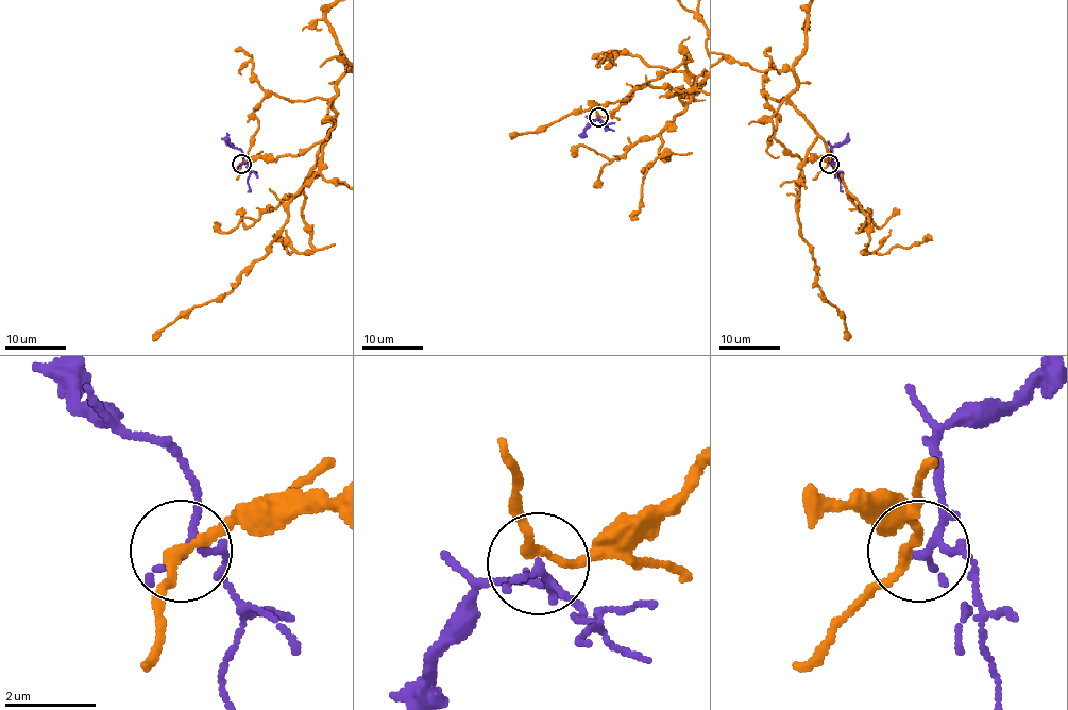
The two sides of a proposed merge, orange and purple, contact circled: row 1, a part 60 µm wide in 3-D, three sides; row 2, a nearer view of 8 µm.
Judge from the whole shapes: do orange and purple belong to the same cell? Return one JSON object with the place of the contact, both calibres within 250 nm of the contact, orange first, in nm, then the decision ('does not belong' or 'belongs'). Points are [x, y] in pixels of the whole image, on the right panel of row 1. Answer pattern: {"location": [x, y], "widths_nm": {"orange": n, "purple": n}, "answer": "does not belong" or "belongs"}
{"location": [829, 164], "widths_nm": {"orange": 200, "purple": 150}, "answer": "does not belong"}

